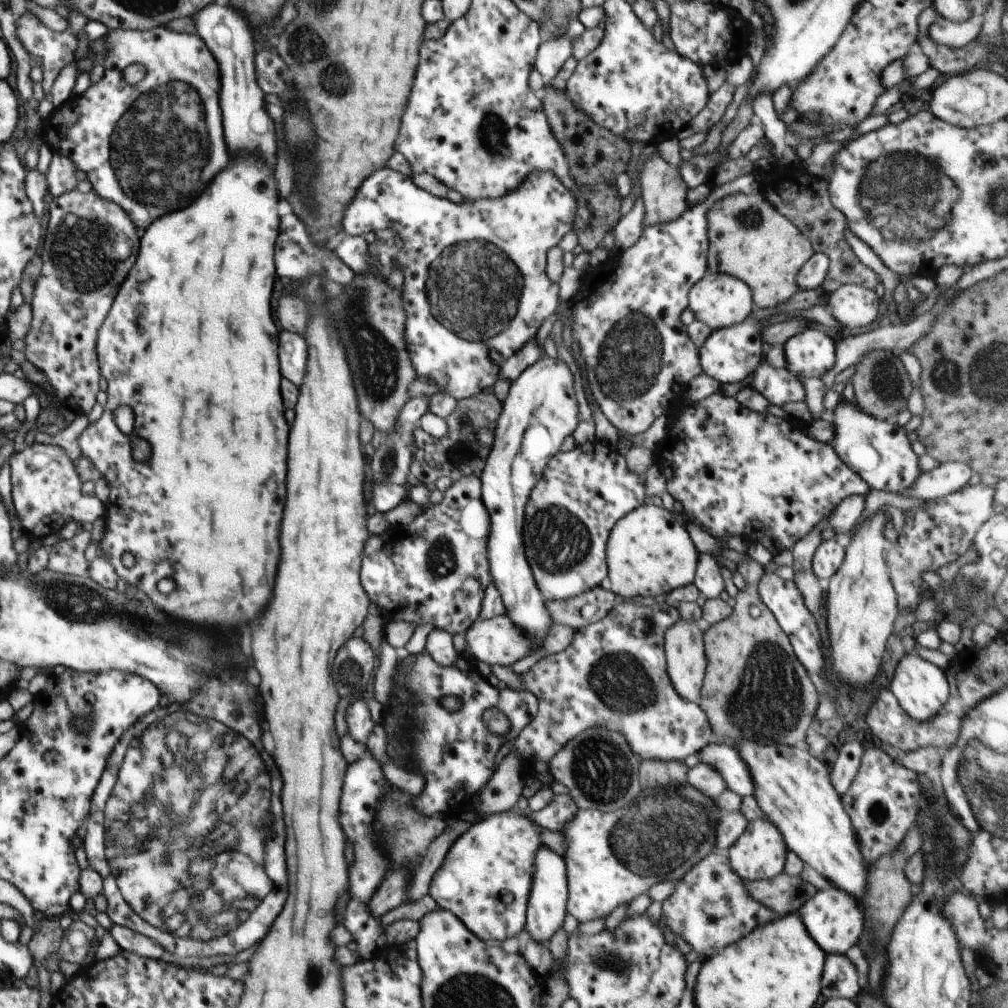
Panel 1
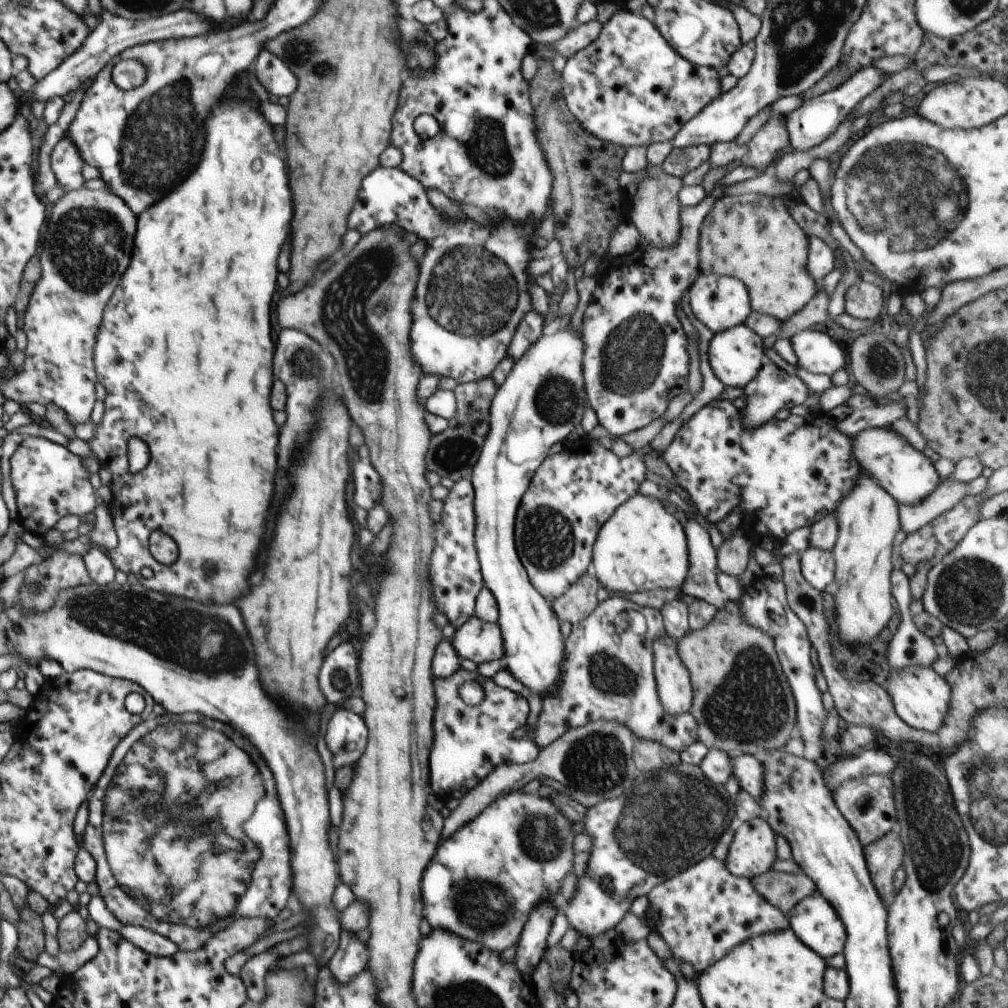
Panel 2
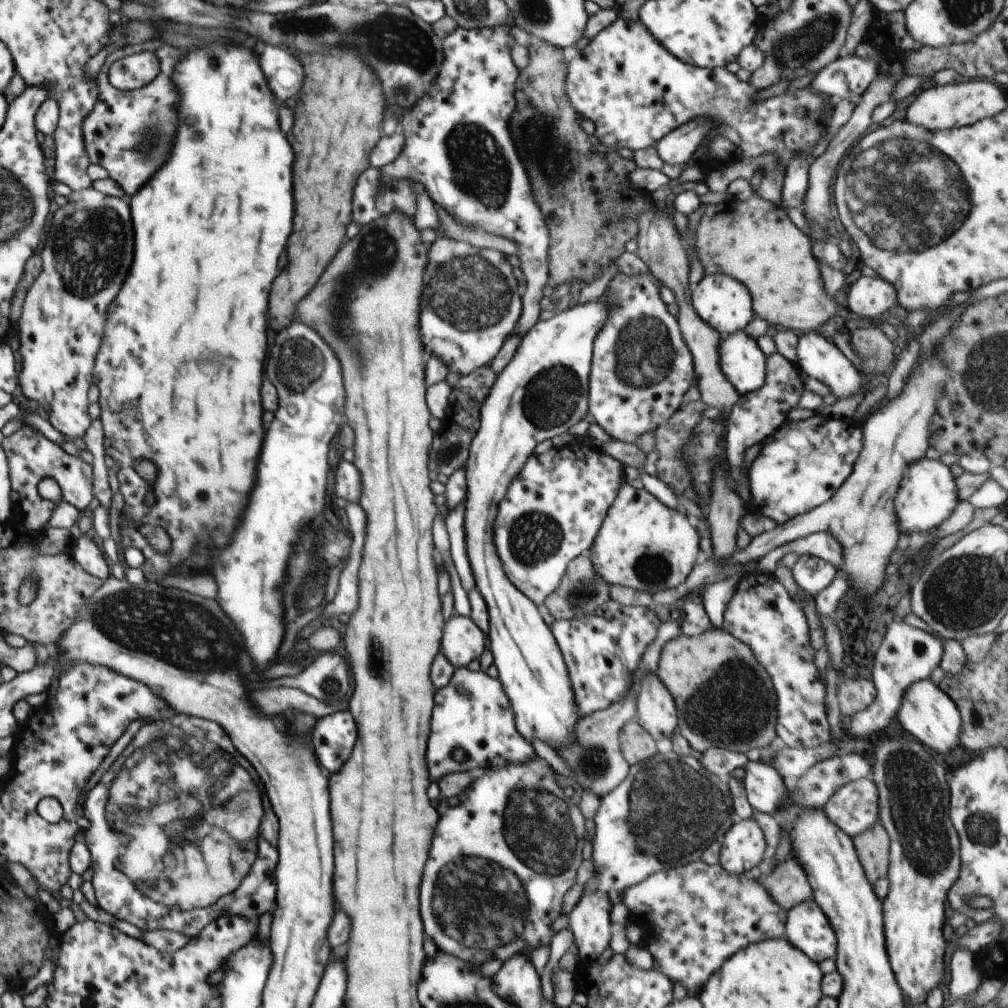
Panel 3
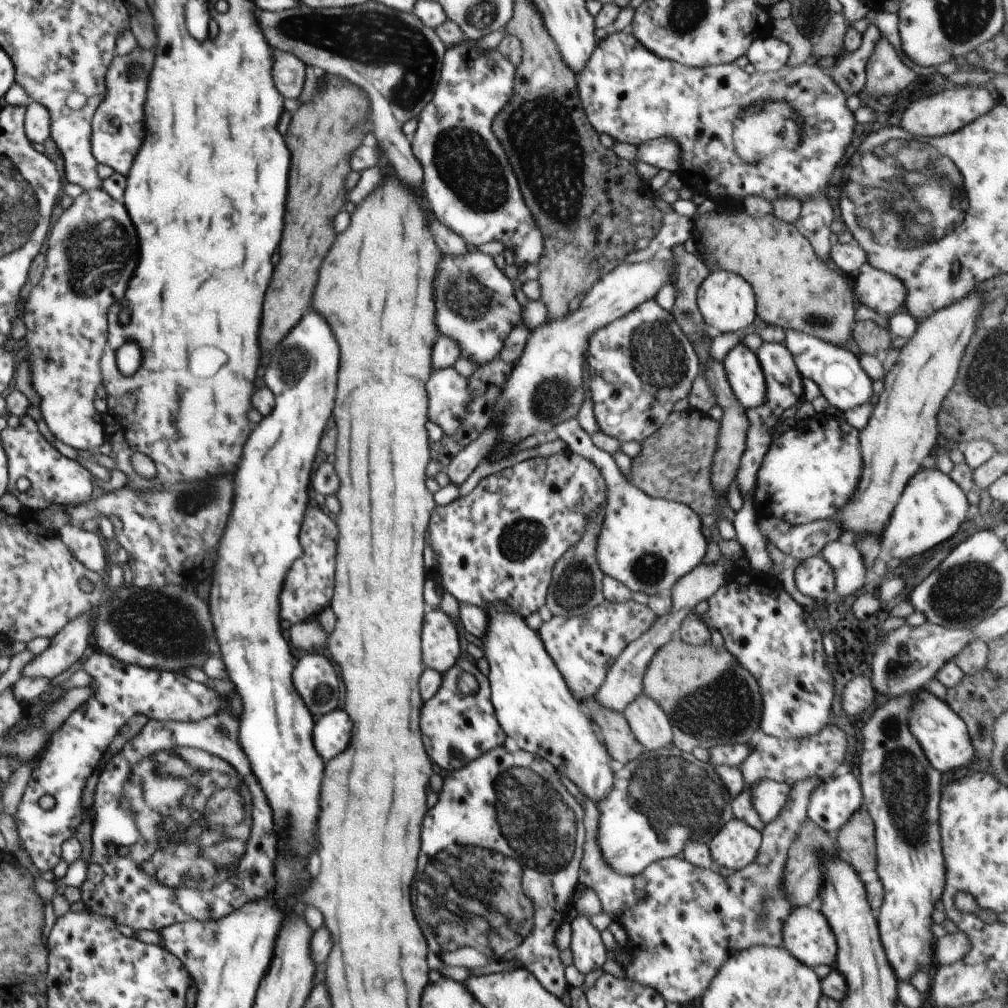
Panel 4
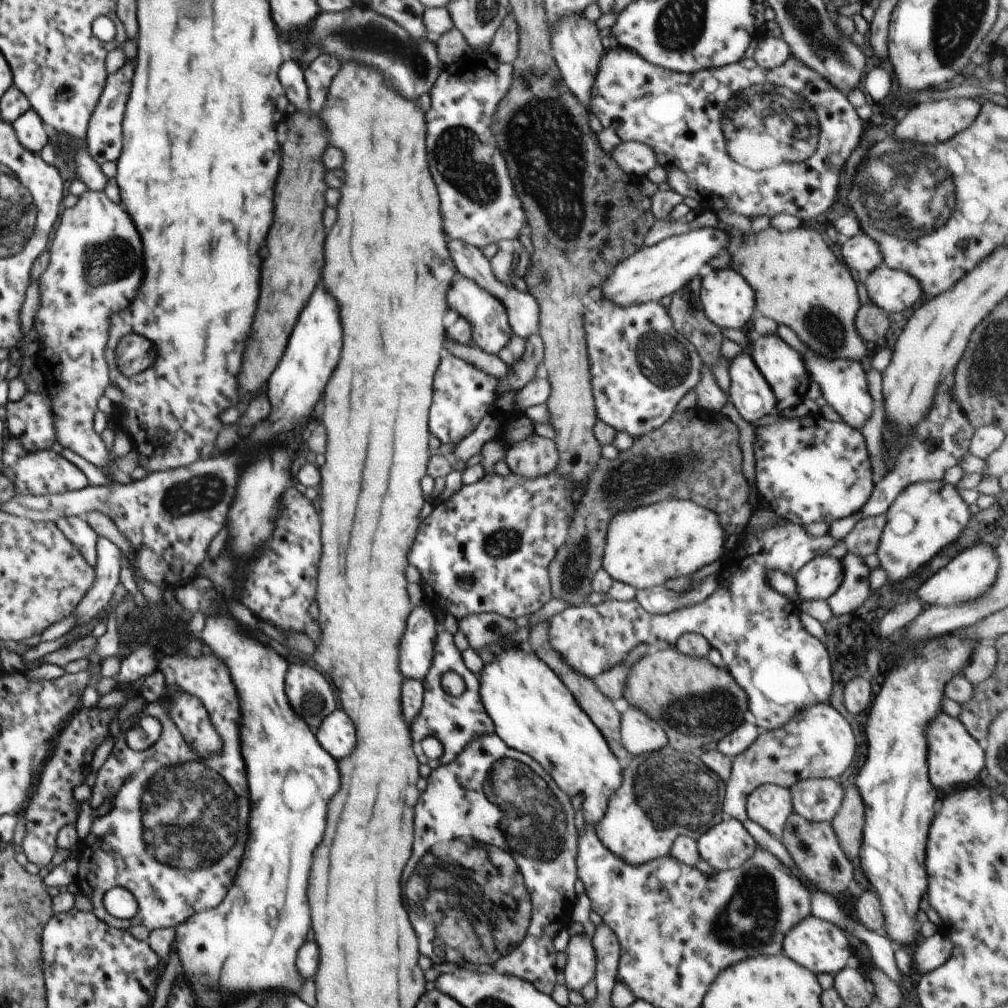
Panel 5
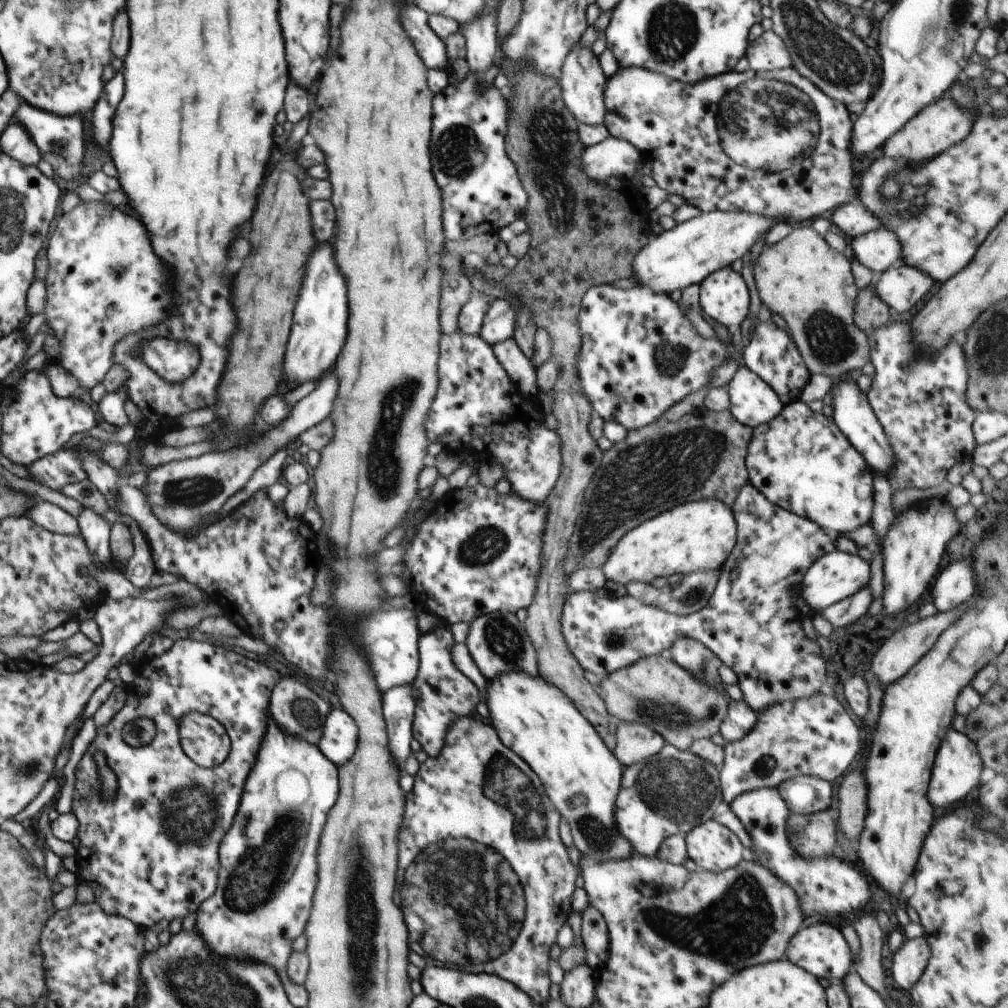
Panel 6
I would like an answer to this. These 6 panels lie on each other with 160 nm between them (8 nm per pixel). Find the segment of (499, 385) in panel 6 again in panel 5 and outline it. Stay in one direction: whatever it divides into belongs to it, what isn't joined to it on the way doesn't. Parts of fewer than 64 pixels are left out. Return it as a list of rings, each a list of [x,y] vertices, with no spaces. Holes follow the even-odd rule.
[[[445,351],[433,378],[433,399],[429,414],[430,434],[441,440],[442,444],[458,444],[472,434],[484,418],[486,406],[492,406],[498,398],[495,394],[497,380],[469,362]],[[533,433],[525,440],[510,445],[507,448],[504,459],[512,473],[533,479],[537,476],[548,474],[557,468],[559,452],[554,440]]]

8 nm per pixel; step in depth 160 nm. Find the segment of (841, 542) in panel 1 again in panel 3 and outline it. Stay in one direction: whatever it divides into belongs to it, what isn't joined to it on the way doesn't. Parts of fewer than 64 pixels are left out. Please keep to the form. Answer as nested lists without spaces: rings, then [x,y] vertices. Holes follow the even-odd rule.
[[[800,555],[791,568],[794,580],[800,590],[812,596],[830,586],[834,577],[840,574],[829,562],[815,555]]]

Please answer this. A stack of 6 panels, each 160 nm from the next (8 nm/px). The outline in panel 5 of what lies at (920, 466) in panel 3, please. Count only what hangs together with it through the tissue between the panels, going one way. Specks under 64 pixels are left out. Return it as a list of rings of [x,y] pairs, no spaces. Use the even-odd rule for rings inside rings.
[[[935,480],[917,482],[907,486],[896,497],[885,515],[887,516],[887,521],[876,553],[880,560],[881,568],[887,572],[888,580],[894,583],[914,574],[920,566],[936,556],[944,546],[954,542],[960,536],[961,530],[966,528],[971,513],[967,502],[964,502],[956,486],[944,480]]]

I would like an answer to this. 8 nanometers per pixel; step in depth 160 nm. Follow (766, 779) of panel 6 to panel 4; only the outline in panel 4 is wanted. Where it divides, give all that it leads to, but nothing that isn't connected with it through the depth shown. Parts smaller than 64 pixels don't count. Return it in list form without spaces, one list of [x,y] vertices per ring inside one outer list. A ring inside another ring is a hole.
[[[834,720],[827,727],[819,731],[817,735],[810,735],[801,739],[781,739],[765,735],[762,739],[762,744],[756,745],[754,750],[748,755],[748,758],[740,766],[746,786],[731,802],[733,816],[746,821],[756,830],[762,831],[765,827],[765,822],[760,818],[753,802],[750,800],[754,786],[764,779],[780,781],[791,787],[804,779],[818,777],[825,780],[828,777],[832,777],[842,765],[847,744],[844,731],[834,723]]]

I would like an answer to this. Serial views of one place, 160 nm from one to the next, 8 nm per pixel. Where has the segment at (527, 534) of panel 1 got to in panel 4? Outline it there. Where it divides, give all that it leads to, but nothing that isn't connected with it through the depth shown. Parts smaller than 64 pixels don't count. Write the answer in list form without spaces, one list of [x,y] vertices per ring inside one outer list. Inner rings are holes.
[[[570,450],[565,453],[557,453],[548,457],[535,457],[528,459],[510,468],[505,468],[497,473],[490,474],[478,482],[478,485],[464,497],[458,497],[445,506],[437,505],[433,510],[432,520],[430,520],[430,532],[432,532],[432,548],[438,554],[438,563],[442,570],[442,582],[444,592],[452,593],[459,603],[470,603],[484,610],[488,610],[490,605],[496,601],[505,602],[513,611],[518,611],[525,618],[538,612],[544,604],[547,604],[547,594],[550,583],[553,580],[553,568],[557,560],[574,545],[577,545],[587,527],[587,519],[590,513],[596,513],[607,500],[607,484],[601,470],[580,453],[574,454]]]

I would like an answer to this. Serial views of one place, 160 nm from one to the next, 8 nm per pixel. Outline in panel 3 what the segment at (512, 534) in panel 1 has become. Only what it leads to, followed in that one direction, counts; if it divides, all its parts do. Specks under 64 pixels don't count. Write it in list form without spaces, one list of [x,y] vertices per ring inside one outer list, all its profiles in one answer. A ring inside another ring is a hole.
[[[601,296],[596,302],[590,302],[586,304],[575,304],[572,308],[568,308],[562,313],[558,313],[556,316],[549,320],[538,321],[522,338],[514,356],[510,359],[510,362],[497,374],[497,379],[490,389],[489,395],[485,398],[484,402],[480,407],[480,426],[476,436],[473,438],[469,448],[469,459],[467,460],[465,473],[467,478],[467,495],[465,500],[465,533],[466,533],[466,544],[467,544],[467,555],[469,558],[471,569],[476,581],[476,588],[480,591],[480,594],[484,597],[489,610],[489,623],[490,628],[487,630],[488,639],[490,640],[489,650],[493,654],[493,664],[498,669],[498,680],[502,683],[504,692],[508,695],[509,701],[511,702],[514,714],[515,714],[515,725],[517,726],[518,732],[528,741],[538,739],[547,742],[554,750],[560,749],[565,750],[565,746],[573,743],[575,737],[573,736],[574,729],[576,729],[578,719],[577,704],[575,703],[574,693],[572,690],[571,680],[565,663],[562,651],[560,650],[557,638],[551,631],[550,625],[548,625],[542,614],[538,611],[538,605],[535,605],[533,600],[530,600],[521,590],[518,590],[517,586],[508,578],[503,567],[502,559],[499,557],[497,544],[495,543],[494,537],[494,525],[497,520],[497,512],[500,501],[506,496],[512,481],[521,473],[522,467],[526,464],[526,461],[534,454],[534,448],[536,444],[544,442],[544,440],[550,440],[554,436],[560,436],[564,432],[569,432],[570,427],[574,426],[578,421],[589,417],[589,394],[587,393],[589,385],[589,374],[591,371],[591,358],[593,355],[593,342],[599,328],[606,322],[607,316],[609,315],[609,306],[611,305],[611,299]]]

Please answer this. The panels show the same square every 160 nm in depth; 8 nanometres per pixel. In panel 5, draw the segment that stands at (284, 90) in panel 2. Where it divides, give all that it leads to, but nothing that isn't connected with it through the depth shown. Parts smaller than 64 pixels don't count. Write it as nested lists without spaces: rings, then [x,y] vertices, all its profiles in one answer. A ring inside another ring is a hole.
[[[293,59],[284,61],[280,66],[280,82],[286,90],[288,100],[298,108],[298,110],[308,107],[308,87],[305,81],[304,73],[299,61]]]

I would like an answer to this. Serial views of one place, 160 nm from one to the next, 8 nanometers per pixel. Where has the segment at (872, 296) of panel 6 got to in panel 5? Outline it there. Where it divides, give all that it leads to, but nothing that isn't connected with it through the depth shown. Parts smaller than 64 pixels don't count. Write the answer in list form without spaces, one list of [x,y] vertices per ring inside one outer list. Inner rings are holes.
[[[874,303],[862,305],[855,318],[855,327],[857,333],[863,338],[863,341],[876,344],[878,340],[887,336],[892,322],[889,314],[878,308]]]

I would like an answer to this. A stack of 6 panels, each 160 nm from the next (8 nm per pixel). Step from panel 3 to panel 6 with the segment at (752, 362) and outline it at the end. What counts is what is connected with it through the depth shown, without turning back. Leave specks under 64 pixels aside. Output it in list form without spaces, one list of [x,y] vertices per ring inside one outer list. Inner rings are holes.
[[[740,364],[728,383],[729,411],[747,427],[770,422],[783,409],[776,391],[746,365]]]

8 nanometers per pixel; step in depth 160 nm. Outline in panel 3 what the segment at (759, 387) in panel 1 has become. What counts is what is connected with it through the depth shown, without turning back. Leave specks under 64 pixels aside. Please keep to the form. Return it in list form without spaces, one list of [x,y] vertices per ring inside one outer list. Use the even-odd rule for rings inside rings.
[[[776,352],[771,356],[767,356],[765,360],[764,384],[752,394],[741,396],[731,408],[729,414],[726,415],[726,460],[730,467],[730,477],[737,482],[738,494],[744,502],[751,499],[747,470],[741,468],[744,451],[746,448],[754,446],[754,444],[760,444],[770,433],[773,433],[787,422],[788,412],[797,406],[805,389],[805,384],[800,379],[798,367]]]

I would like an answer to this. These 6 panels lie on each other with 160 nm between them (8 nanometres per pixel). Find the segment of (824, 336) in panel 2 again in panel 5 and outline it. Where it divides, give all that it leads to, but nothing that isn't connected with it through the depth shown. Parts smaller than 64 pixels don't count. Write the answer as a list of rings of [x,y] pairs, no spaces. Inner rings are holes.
[[[779,325],[777,335],[788,346],[791,346],[796,352],[801,354],[811,380],[818,383],[821,388],[821,395],[830,406],[833,406],[842,420],[855,429],[859,430],[859,428],[862,428],[873,409],[873,401],[868,391],[868,382],[866,381],[866,373],[862,369],[862,363],[847,358],[826,358],[816,354],[800,340],[794,330],[786,325]]]

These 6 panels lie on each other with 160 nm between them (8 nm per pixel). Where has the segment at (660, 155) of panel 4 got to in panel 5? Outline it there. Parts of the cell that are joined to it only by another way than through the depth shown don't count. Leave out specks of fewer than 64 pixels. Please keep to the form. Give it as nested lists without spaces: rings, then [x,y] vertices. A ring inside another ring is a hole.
[[[623,141],[610,154],[628,174],[646,175],[649,170],[658,166],[654,149],[638,141]]]

